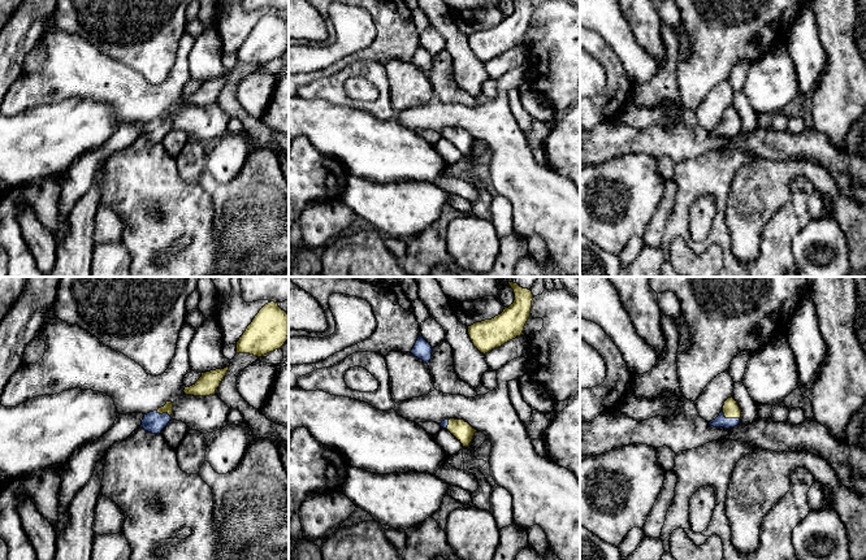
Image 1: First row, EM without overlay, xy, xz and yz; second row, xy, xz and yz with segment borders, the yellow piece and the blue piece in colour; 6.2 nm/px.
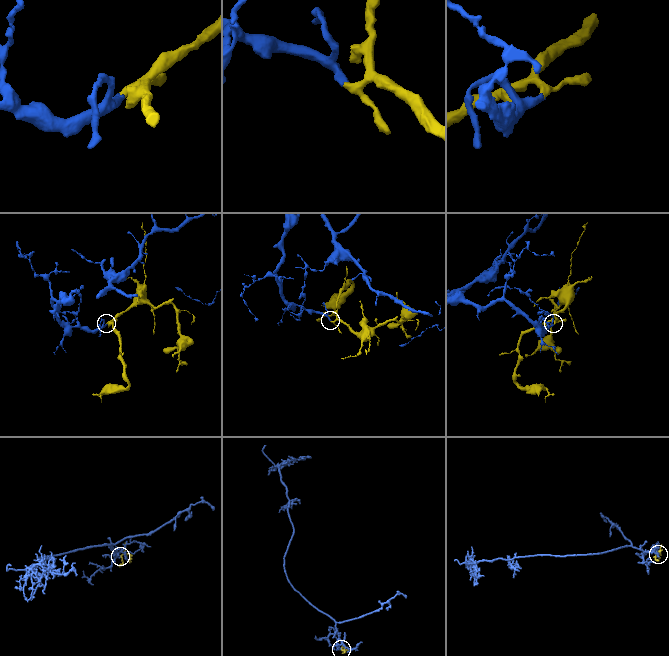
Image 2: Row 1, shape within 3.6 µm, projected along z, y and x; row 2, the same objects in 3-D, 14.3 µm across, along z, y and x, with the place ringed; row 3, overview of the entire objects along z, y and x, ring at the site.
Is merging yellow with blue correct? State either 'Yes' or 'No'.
Yes

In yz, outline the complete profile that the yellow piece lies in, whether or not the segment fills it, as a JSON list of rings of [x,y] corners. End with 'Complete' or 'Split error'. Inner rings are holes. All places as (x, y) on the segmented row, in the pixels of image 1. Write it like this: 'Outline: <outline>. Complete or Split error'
Outline: [[[731,396],[724,401],[723,411],[719,416],[710,421],[709,425],[714,427],[735,427],[740,424],[741,409],[737,401]]]. Split error

